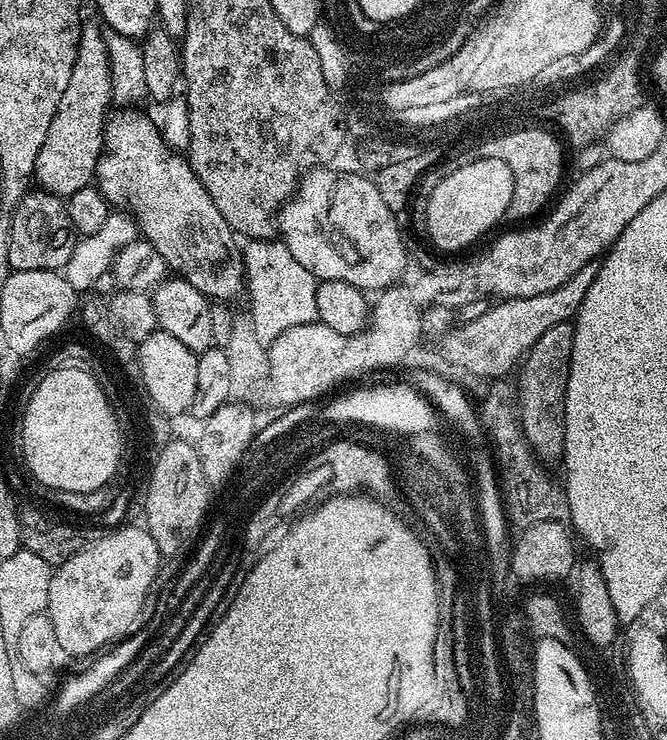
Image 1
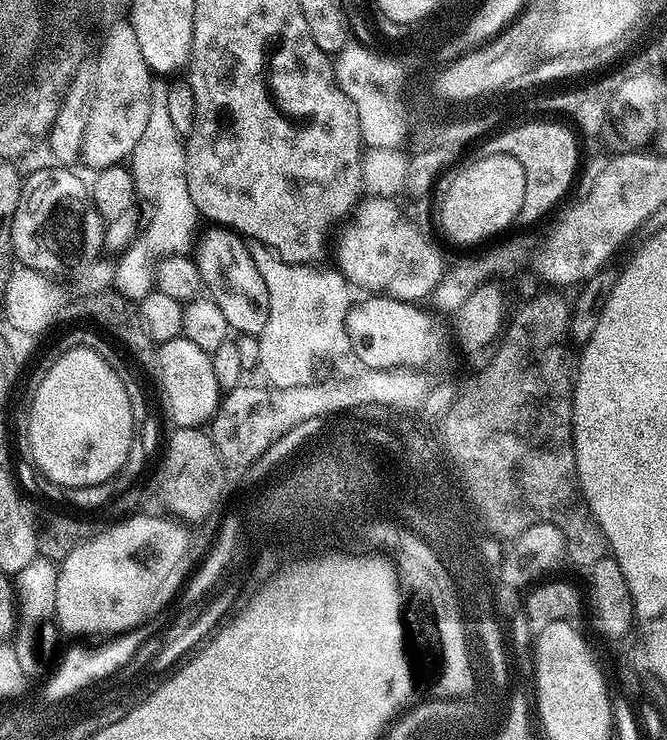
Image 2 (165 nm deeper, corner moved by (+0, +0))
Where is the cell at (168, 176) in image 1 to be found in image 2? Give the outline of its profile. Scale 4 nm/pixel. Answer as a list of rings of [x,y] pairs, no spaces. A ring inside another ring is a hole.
[[[231,230],[212,231],[216,232],[199,241],[200,253],[194,256],[207,293],[218,310],[222,310],[233,333],[259,337],[267,333],[270,318],[270,294],[266,290],[266,282],[262,282],[262,274],[258,274],[258,266],[254,266],[254,258],[250,258],[248,244],[237,233]]]

